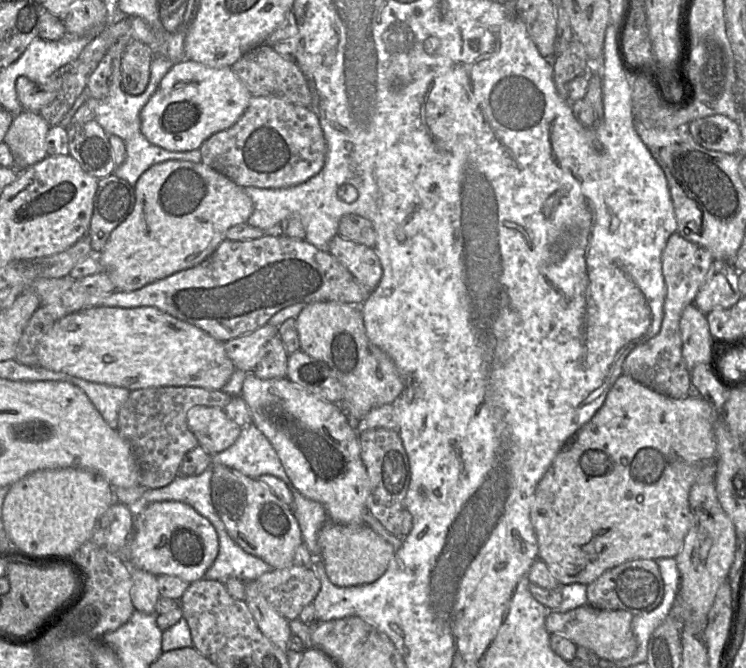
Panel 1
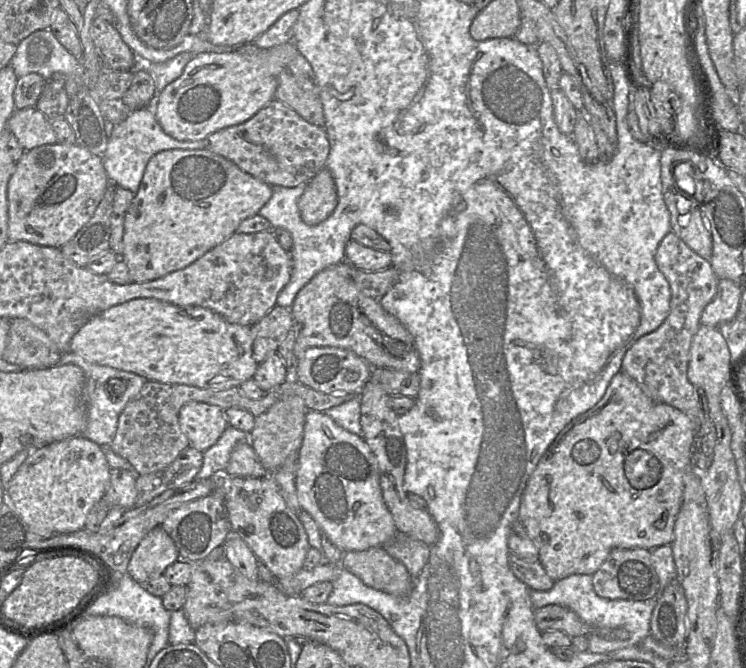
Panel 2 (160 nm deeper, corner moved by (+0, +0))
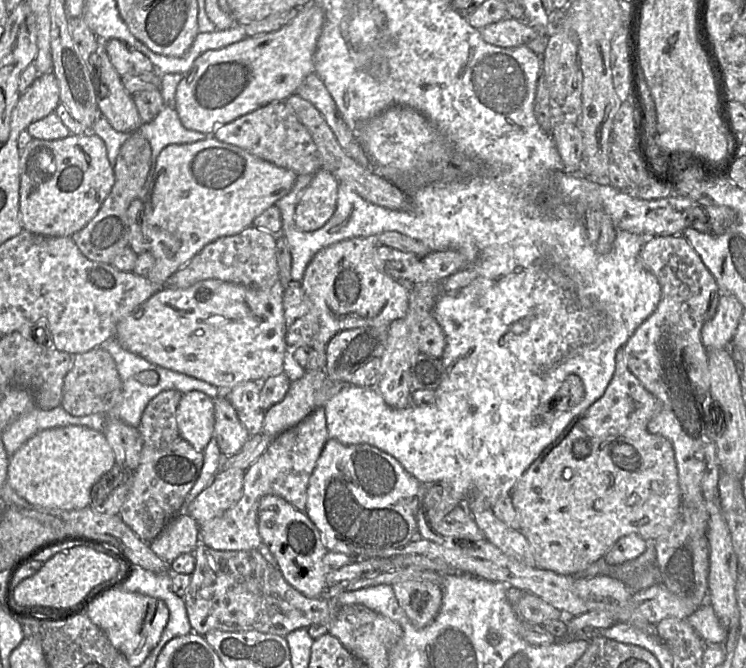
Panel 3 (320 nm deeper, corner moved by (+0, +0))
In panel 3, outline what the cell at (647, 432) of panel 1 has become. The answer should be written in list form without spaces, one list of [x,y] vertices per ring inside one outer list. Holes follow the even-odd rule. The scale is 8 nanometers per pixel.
[[[624,347],[616,354],[615,372],[603,396],[593,403],[583,414],[572,421],[560,437],[529,466],[516,483],[510,497],[517,514],[519,530],[527,539],[535,560],[535,567],[556,574],[574,576],[583,572],[591,564],[604,558],[607,551],[622,537],[636,534],[647,542],[654,542],[666,535],[680,518],[681,491],[674,449],[671,442],[661,435],[648,430],[649,421],[660,411],[660,403],[633,375],[626,363]]]

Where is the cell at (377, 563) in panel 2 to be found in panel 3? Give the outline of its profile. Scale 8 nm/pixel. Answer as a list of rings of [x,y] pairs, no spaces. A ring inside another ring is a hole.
[[[409,580],[392,585],[400,608],[416,628],[426,627],[438,614],[442,591],[438,583]]]

